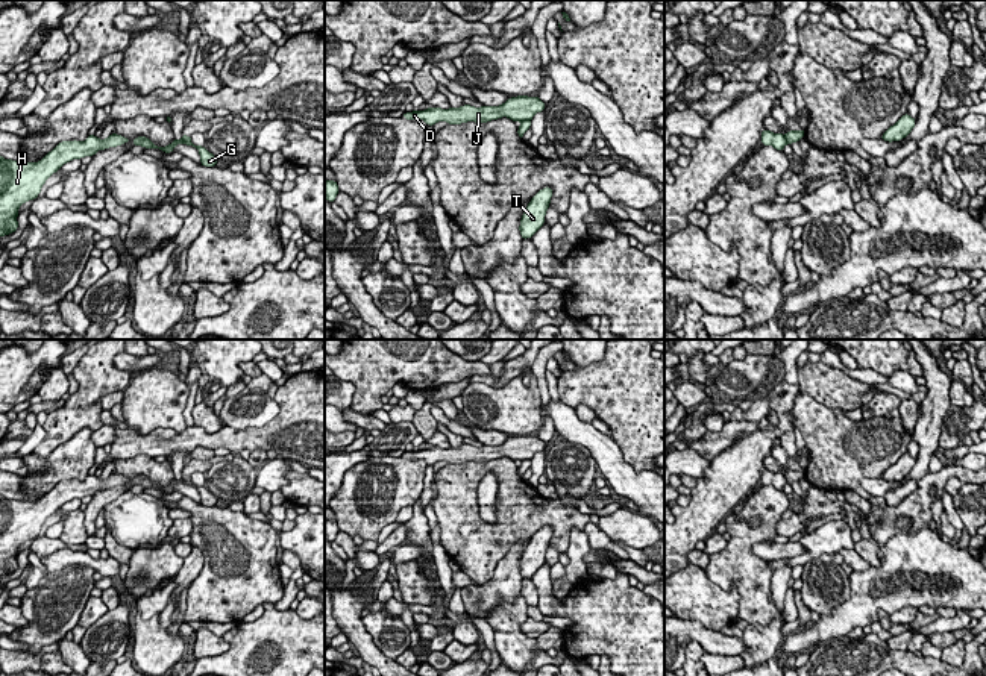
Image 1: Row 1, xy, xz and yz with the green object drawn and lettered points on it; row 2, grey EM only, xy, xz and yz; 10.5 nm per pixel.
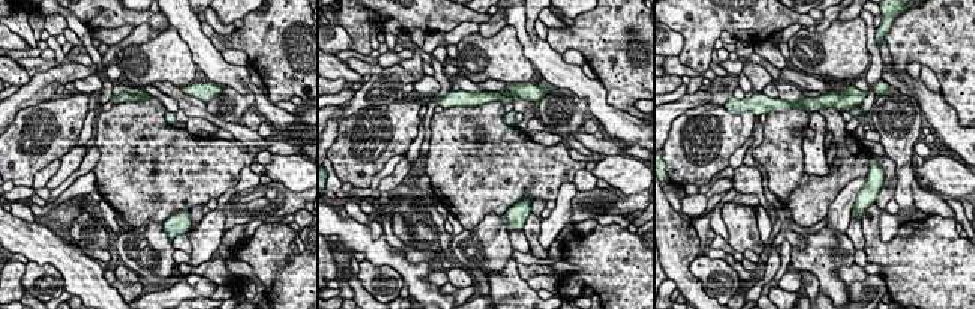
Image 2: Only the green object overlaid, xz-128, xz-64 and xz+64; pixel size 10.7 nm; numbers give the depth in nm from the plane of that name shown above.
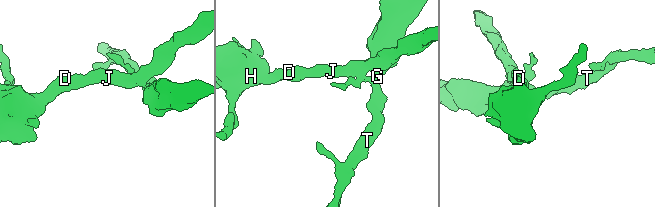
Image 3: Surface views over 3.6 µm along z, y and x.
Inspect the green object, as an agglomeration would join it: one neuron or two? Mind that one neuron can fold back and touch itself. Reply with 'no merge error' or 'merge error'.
merge error

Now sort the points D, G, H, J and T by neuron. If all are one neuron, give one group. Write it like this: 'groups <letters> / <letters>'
groups D H J / G T

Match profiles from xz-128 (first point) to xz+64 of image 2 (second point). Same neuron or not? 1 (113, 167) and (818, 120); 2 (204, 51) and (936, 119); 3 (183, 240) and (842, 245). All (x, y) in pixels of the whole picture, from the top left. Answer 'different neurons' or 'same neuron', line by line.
1: different neurons
2: same neuron
3: different neurons

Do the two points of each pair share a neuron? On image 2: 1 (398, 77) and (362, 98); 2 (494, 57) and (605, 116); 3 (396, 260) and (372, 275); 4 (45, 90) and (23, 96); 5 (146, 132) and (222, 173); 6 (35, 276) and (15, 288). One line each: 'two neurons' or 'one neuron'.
1: one neuron
2: two neurons
3: two neurons
4: one neuron
5: one neuron
6: two neurons

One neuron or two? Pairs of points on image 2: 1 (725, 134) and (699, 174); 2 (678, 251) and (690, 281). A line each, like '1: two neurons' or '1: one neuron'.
1: one neuron
2: one neuron

